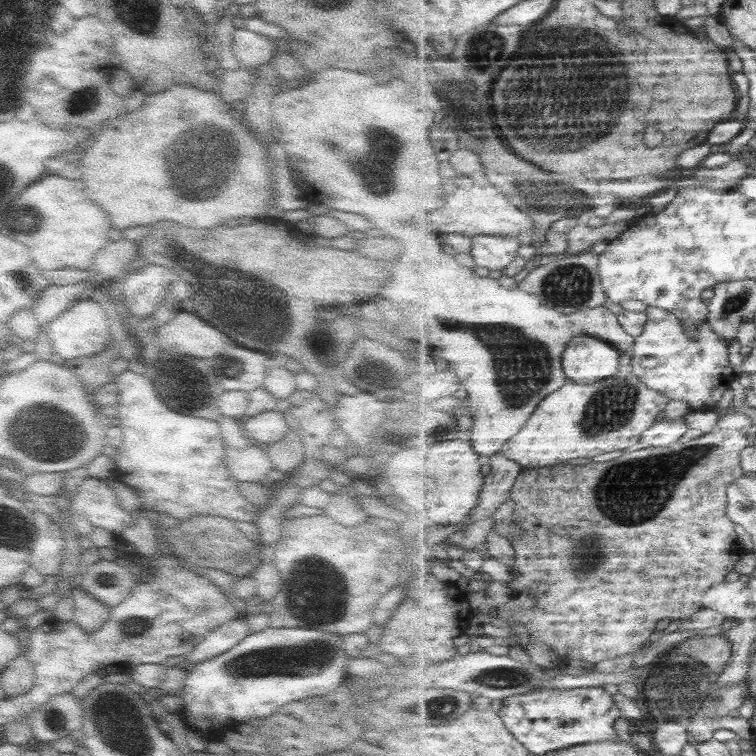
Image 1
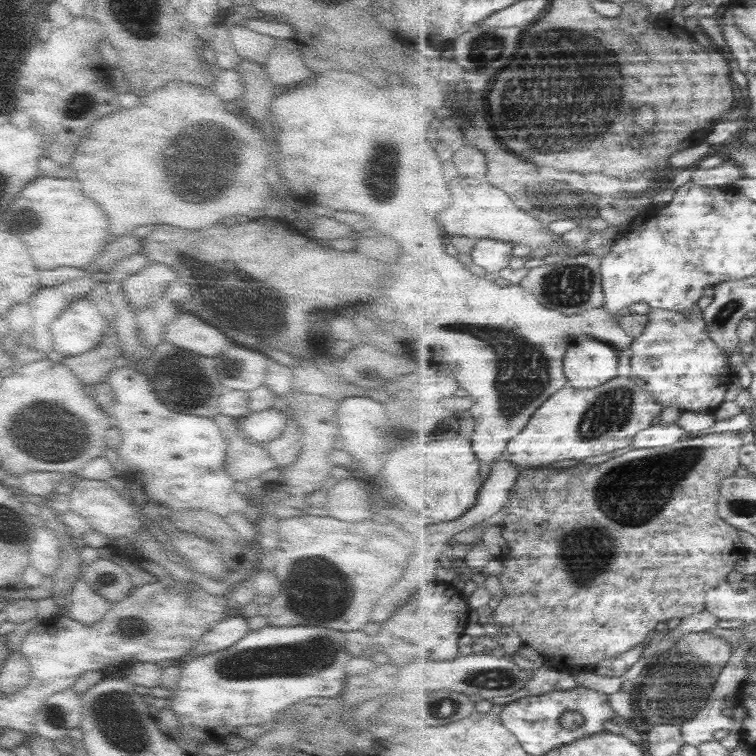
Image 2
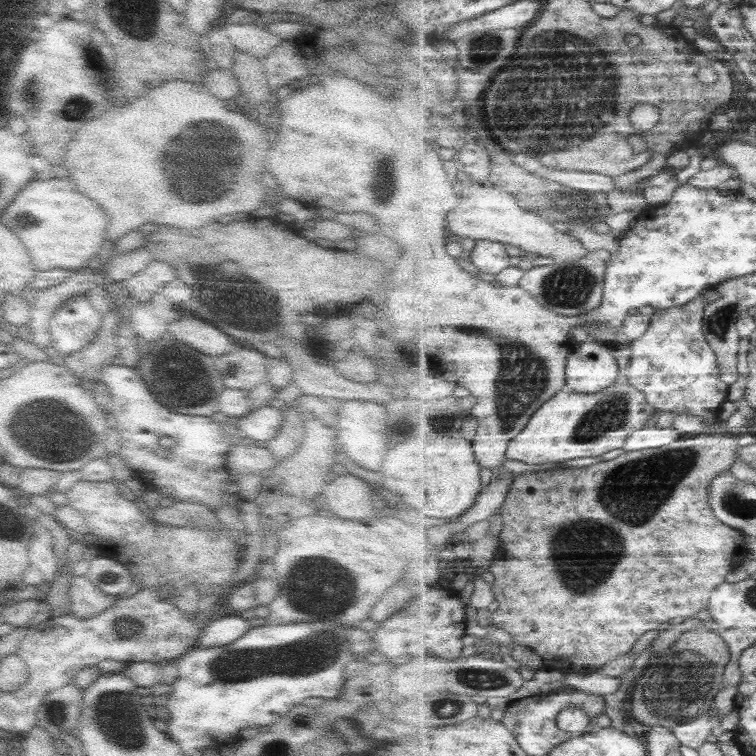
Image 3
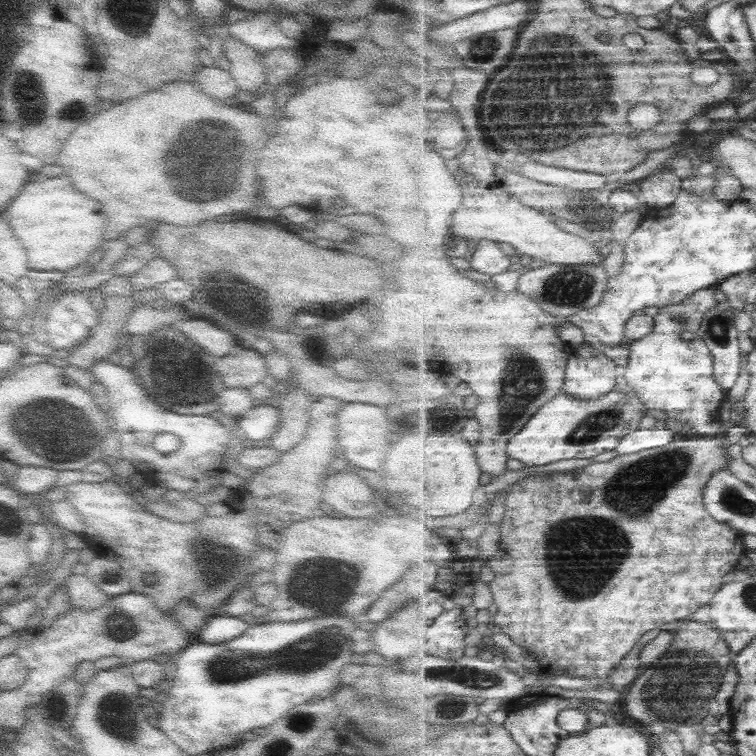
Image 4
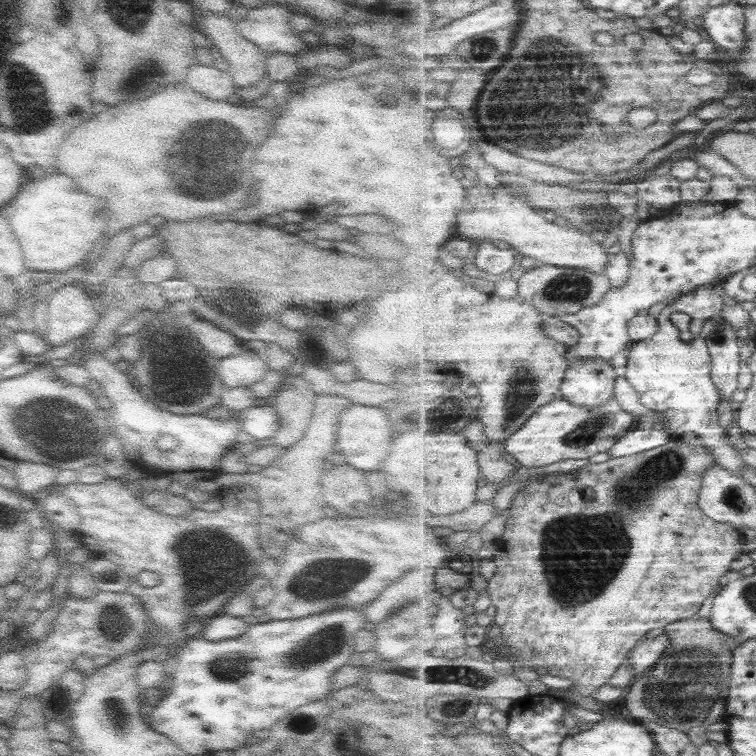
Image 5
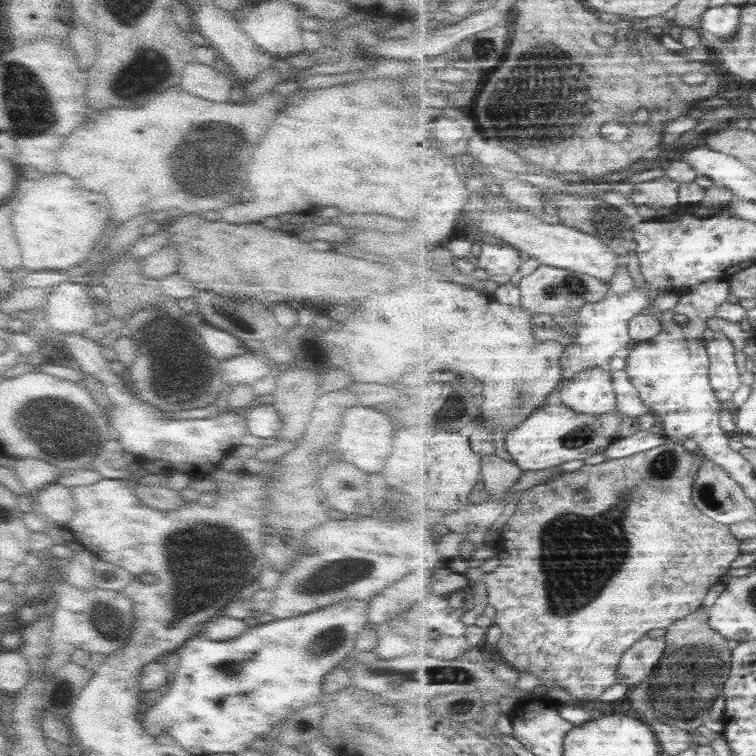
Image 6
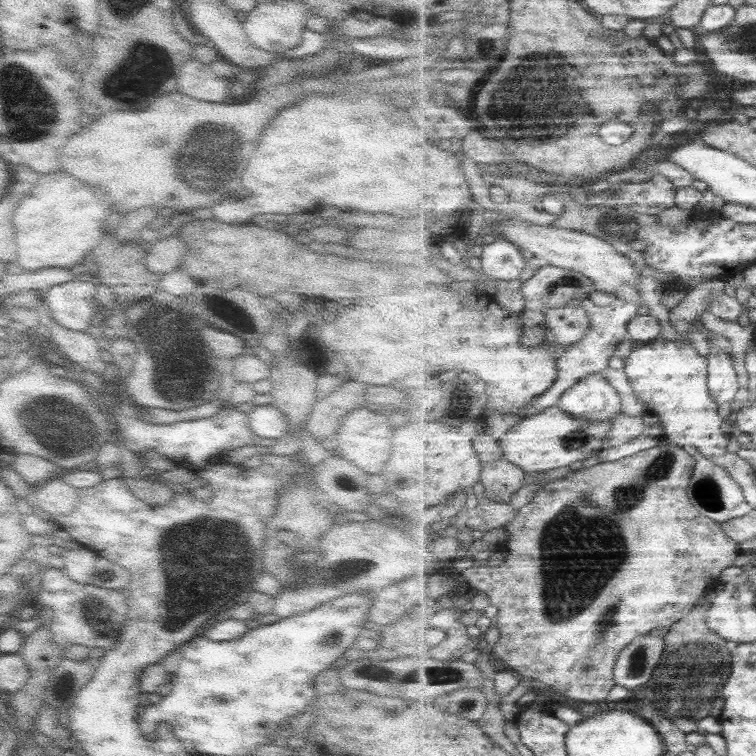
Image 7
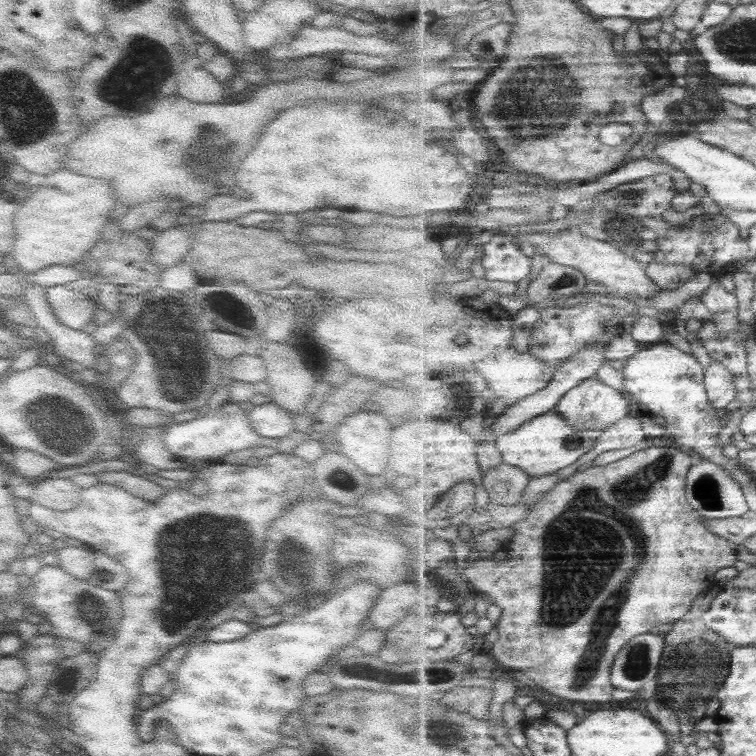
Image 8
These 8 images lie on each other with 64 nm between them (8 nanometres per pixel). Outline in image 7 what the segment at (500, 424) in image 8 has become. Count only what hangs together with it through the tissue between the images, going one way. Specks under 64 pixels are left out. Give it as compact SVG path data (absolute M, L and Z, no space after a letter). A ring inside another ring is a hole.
M586 299L581 302L583 309L587 310L587 315L591 319L591 332L587 332L579 342L572 344L570 349L565 349L558 357L558 379L554 386L541 396L538 396L531 404L528 404L529 416L541 412L543 409L555 406L561 395L567 392L579 379L593 373L601 373L608 368L611 358L615 357L619 345L628 338L629 324L638 316L639 304L635 302L616 300L608 306L597 306L593 300Z

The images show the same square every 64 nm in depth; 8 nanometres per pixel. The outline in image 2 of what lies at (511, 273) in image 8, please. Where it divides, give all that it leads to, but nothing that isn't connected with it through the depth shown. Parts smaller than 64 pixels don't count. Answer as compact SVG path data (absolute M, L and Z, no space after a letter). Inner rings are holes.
M479 239L472 252L472 262L489 272L499 272L514 258L514 245L502 240Z

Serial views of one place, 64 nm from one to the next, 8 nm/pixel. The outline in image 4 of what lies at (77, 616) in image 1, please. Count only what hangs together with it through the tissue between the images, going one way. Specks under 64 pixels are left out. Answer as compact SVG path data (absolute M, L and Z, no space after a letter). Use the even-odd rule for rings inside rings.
M71 574L64 578L67 596L71 606L81 610L91 610L109 599L108 595L101 592L91 579L84 574Z

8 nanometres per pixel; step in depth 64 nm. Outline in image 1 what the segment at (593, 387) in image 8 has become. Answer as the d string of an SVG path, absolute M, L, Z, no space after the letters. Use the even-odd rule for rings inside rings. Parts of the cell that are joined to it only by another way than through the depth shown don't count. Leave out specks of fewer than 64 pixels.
M577 336L571 339L562 362L567 382L595 384L609 379L617 373L622 354L615 345L599 337Z

